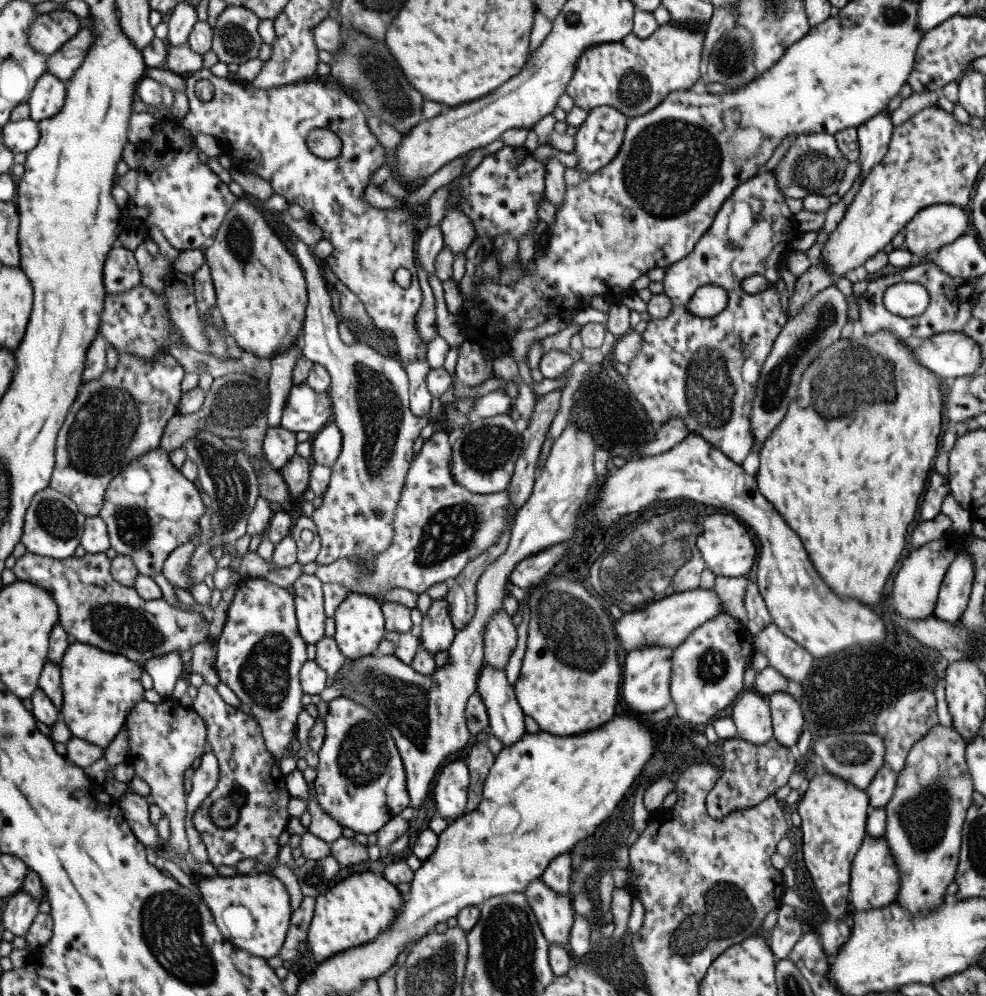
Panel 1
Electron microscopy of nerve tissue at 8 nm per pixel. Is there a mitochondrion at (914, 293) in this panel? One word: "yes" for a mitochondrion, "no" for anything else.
no

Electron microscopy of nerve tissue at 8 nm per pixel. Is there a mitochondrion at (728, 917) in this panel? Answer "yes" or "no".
yes

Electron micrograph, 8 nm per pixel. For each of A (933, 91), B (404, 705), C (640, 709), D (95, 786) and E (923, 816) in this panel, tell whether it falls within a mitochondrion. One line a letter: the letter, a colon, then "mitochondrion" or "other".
A: other
B: mitochondrion
C: other
D: other
E: mitochondrion

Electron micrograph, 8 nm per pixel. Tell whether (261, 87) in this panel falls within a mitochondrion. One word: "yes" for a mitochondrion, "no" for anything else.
no

